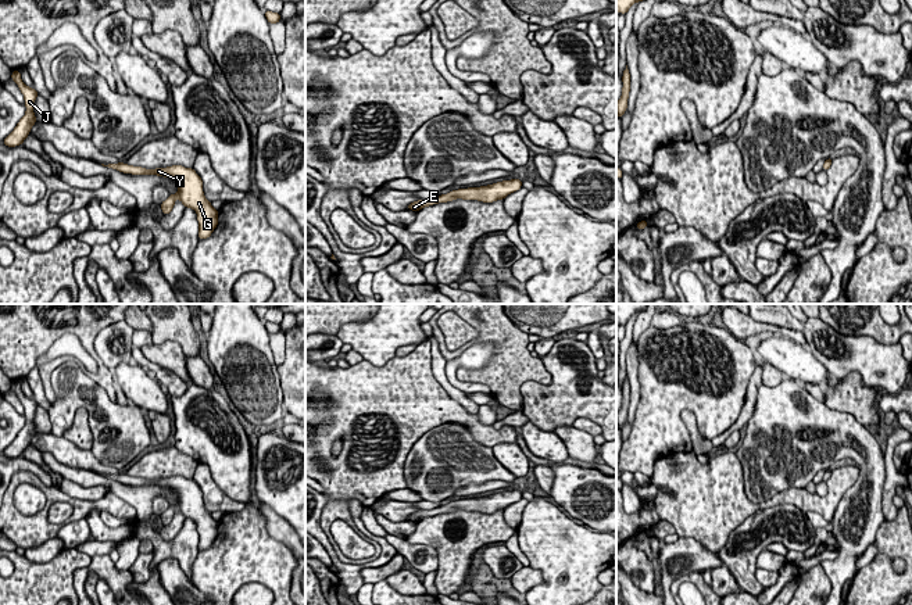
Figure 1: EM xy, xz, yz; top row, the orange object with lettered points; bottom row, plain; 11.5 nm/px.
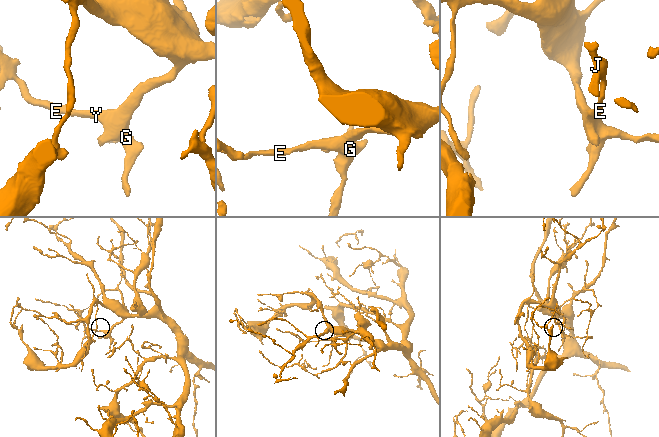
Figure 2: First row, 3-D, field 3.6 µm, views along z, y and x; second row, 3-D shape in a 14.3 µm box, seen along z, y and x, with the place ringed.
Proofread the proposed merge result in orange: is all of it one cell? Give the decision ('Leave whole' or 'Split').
Leave whole

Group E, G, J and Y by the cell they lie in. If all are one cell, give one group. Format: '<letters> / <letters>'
E G J Y

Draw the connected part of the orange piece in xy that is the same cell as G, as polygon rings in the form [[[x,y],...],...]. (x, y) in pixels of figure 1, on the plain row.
[[[124,473],[118,475],[101,475],[103,477],[117,480],[124,484],[132,486],[157,486],[171,488],[176,493],[178,502],[169,505],[169,508],[161,513],[164,526],[169,525],[175,516],[175,511],[180,511],[187,519],[193,519],[197,523],[199,531],[199,549],[204,551],[211,547],[218,536],[218,520],[205,509],[203,502],[203,491],[193,479],[185,479],[182,476],[172,476],[167,479],[146,480],[142,477],[133,477]]]

